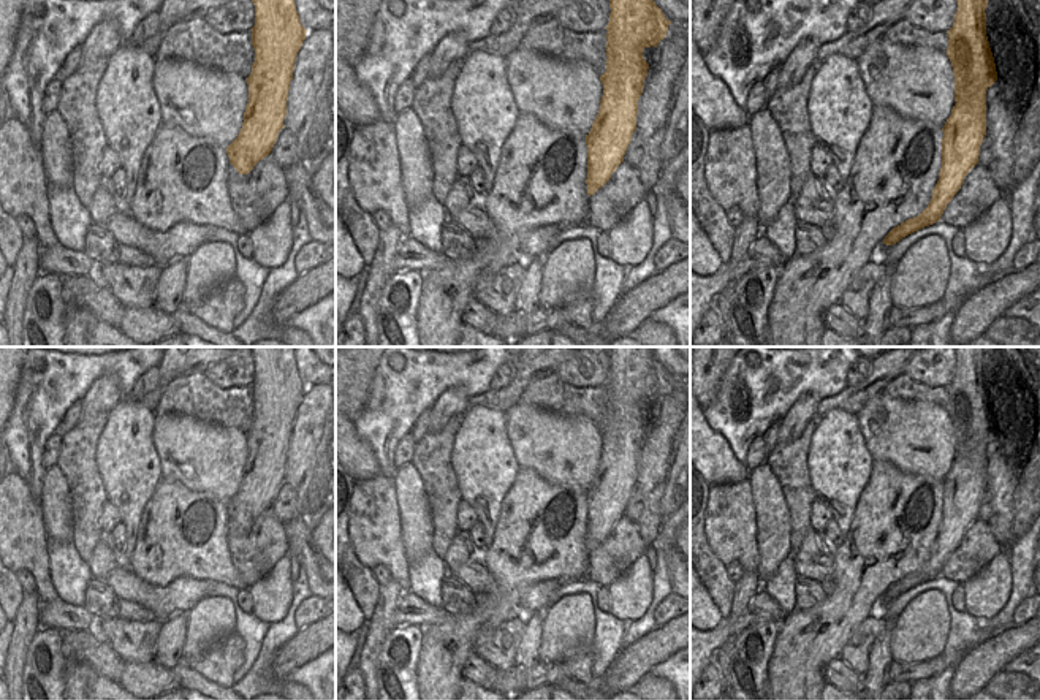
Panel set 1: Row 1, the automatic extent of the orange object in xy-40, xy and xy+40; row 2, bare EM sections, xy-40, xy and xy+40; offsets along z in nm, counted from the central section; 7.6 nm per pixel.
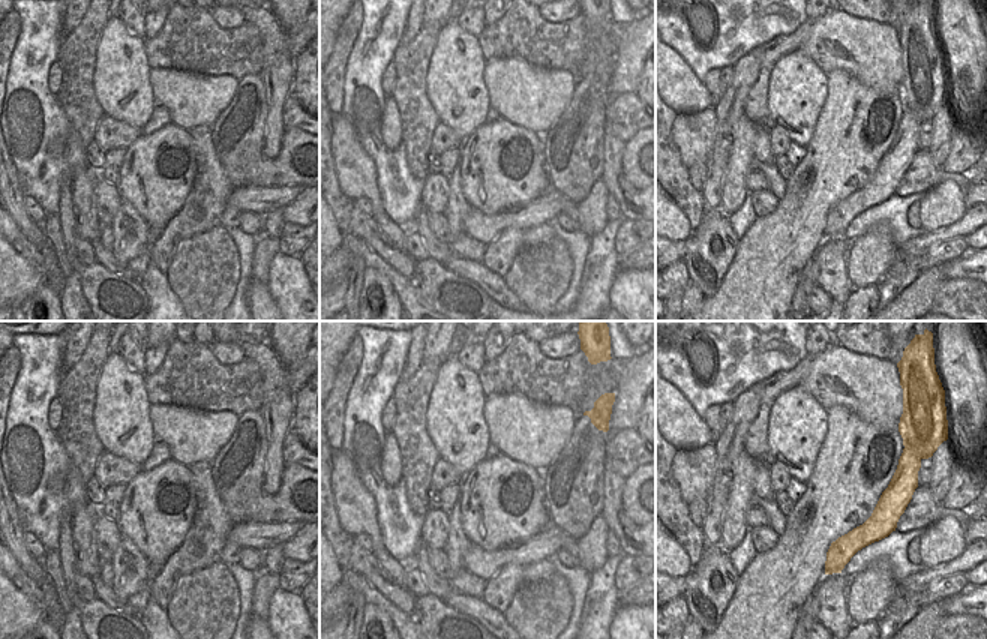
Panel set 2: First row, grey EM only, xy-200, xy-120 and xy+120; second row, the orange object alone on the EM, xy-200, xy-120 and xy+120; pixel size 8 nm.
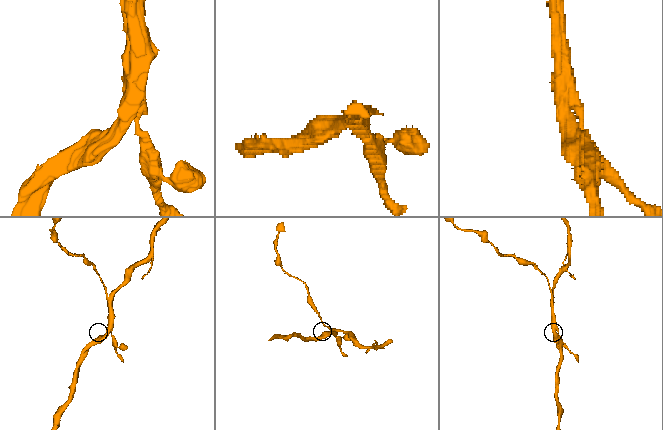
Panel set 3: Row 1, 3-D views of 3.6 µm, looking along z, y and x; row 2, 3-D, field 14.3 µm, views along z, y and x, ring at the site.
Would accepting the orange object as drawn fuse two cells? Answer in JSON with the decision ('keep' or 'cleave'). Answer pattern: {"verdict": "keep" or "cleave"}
{"verdict": "cleave"}

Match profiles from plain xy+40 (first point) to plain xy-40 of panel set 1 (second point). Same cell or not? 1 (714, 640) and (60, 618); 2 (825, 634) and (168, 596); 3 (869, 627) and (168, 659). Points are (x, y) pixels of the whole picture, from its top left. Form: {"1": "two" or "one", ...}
{"1": "one", "2": "two", "3": "two"}

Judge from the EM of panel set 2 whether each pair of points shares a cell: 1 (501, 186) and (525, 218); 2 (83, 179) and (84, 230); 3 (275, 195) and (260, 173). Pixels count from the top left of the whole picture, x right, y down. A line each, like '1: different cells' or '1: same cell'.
1: different cells
2: same cell
3: different cells

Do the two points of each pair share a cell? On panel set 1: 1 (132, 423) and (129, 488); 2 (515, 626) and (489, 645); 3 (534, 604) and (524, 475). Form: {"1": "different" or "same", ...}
{"1": "same", "2": "same", "3": "different"}

